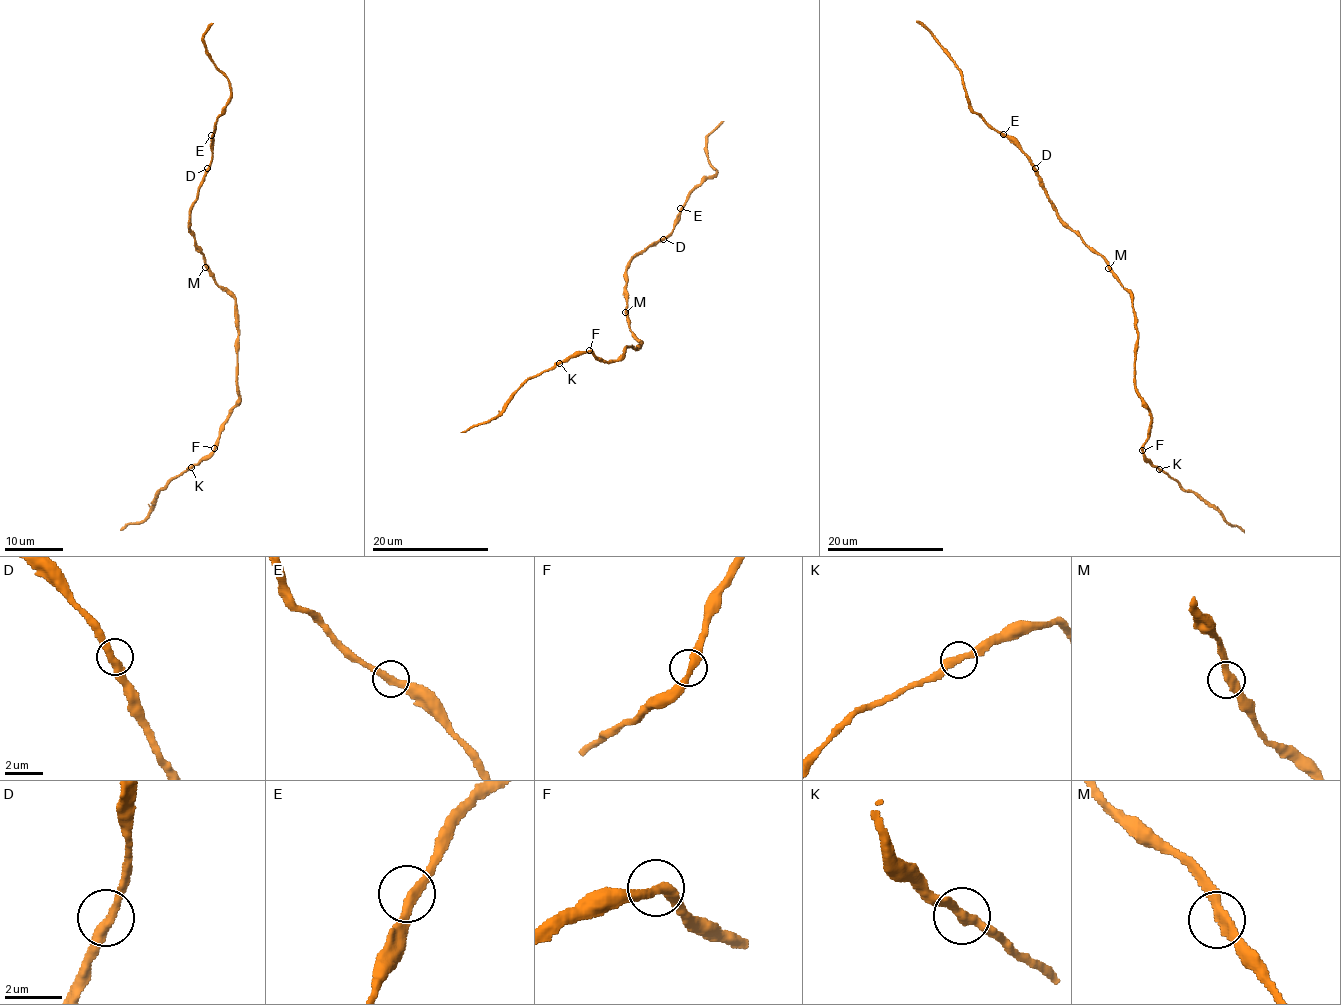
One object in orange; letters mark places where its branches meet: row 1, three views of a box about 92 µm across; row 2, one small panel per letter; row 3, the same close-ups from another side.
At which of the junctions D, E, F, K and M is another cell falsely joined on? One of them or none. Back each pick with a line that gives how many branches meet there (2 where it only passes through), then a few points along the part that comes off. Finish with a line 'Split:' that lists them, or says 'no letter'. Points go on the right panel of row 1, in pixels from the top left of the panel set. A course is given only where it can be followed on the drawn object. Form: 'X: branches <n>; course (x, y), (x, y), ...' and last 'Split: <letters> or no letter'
Split: no letter

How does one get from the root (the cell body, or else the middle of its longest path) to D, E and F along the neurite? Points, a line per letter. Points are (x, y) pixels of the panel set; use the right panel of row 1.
D: (1121, 283), (1103, 258), (1094, 253), (1059, 217), (1035, 168)
E: (1121, 283), (1103, 258), (1094, 253), (1059, 217), (1028, 157), (1003, 134)
F: (1121, 283), (1133, 302), (1137, 334), (1135, 393), (1150, 417), (1149, 432), (1142, 450)

